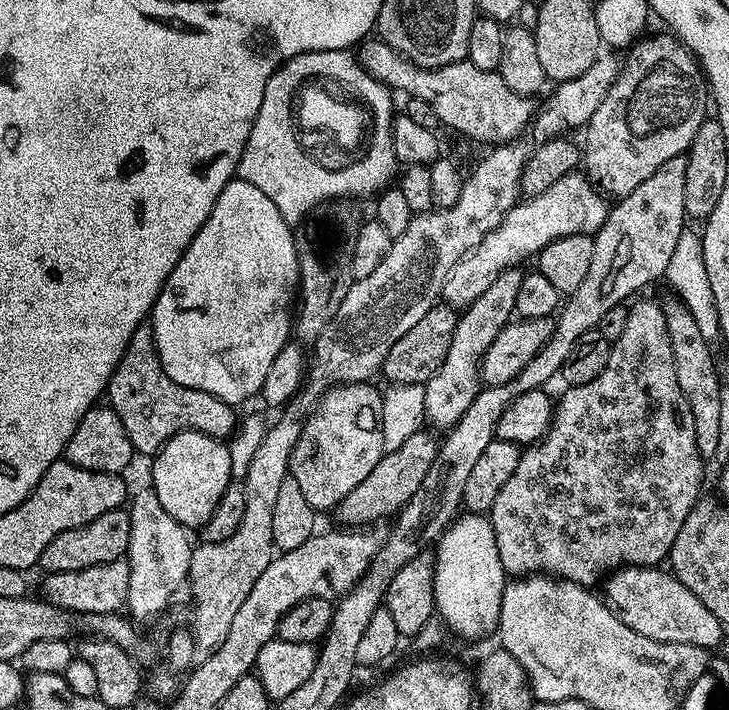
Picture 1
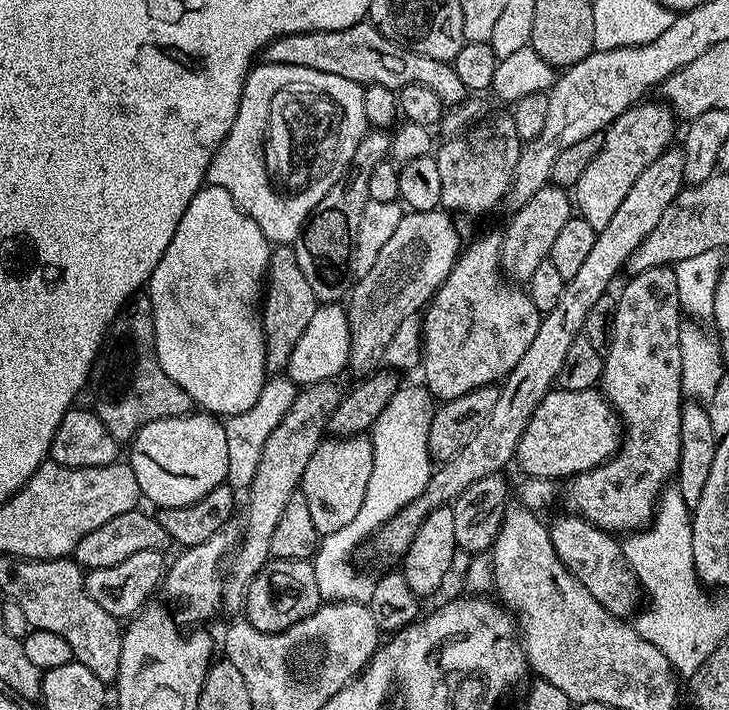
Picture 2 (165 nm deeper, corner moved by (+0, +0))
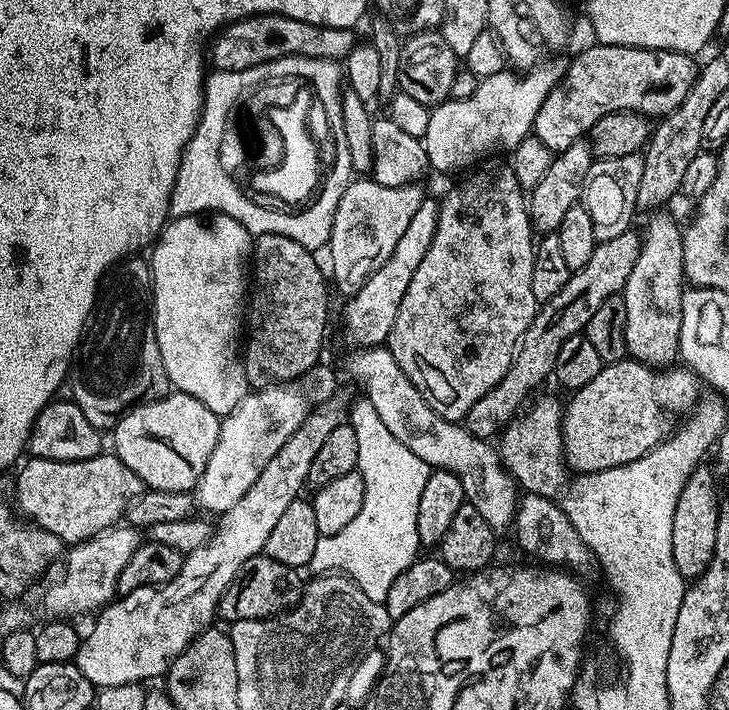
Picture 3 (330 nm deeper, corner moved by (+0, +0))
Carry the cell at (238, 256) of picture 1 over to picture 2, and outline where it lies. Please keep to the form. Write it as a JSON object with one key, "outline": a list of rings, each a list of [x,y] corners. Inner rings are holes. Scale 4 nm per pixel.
{"outline":[[[208,184],[190,198],[190,206],[186,206],[186,214],[182,214],[166,254],[162,254],[162,262],[154,266],[146,285],[146,295],[152,301],[156,357],[162,370],[190,394],[193,405],[220,418],[242,414],[254,406],[266,381],[264,325],[258,305],[269,255],[270,245],[258,222],[247,216],[222,186]]]}

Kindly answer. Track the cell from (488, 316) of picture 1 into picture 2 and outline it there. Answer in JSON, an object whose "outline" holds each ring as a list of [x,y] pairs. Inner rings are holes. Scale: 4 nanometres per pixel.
{"outline":[[[545,186],[511,215],[508,225],[502,228],[500,238],[500,272],[508,275],[509,277],[505,277],[509,281],[527,282],[530,274],[534,274],[534,269],[542,266],[542,262],[551,257],[558,233],[574,215],[574,204],[565,189],[559,186]]]}

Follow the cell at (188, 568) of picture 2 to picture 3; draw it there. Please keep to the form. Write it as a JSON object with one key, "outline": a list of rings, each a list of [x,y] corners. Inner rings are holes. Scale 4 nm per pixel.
{"outline":[[[335,394],[324,403],[317,403],[309,411],[302,426],[298,426],[298,430],[288,439],[286,446],[282,446],[282,450],[278,450],[278,454],[274,454],[274,458],[266,464],[262,474],[258,474],[258,482],[254,482],[254,486],[250,486],[250,490],[246,490],[246,494],[242,498],[238,498],[238,502],[234,502],[234,506],[230,506],[230,510],[222,513],[219,517],[220,524],[218,520],[218,527],[206,544],[198,546],[198,550],[185,555],[182,570],[178,570],[178,574],[173,580],[154,588],[130,590],[113,600],[111,604],[105,604],[103,608],[99,609],[98,615],[95,617],[95,619],[97,618],[96,625],[81,639],[80,649],[74,661],[78,670],[82,670],[82,674],[86,674],[86,678],[91,682],[93,688],[99,690],[127,684],[143,685],[144,680],[152,680],[155,676],[163,677],[167,673],[168,667],[171,666],[172,659],[178,654],[182,654],[182,650],[186,650],[186,646],[190,646],[190,642],[194,642],[194,638],[198,638],[213,627],[215,620],[212,619],[217,619],[222,594],[226,594],[226,590],[230,586],[230,582],[234,582],[238,570],[242,570],[242,566],[246,562],[250,562],[250,558],[263,553],[266,538],[270,538],[270,530],[274,530],[274,525],[279,522],[282,513],[286,511],[286,506],[290,506],[290,502],[297,500],[303,493],[300,491],[306,488],[310,474],[310,462],[314,462],[318,450],[322,450],[322,442],[326,442],[330,430],[345,423],[346,404],[344,408],[344,400],[341,396]]]}

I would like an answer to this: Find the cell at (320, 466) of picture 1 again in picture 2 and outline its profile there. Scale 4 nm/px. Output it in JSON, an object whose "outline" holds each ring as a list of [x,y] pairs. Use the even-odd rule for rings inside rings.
{"outline":[[[367,435],[325,438],[320,441],[310,462],[306,462],[306,470],[300,475],[298,490],[306,498],[306,507],[310,509],[314,530],[321,537],[334,534],[334,530],[342,530],[342,526],[350,526],[350,522],[354,522],[358,509],[362,506],[362,498],[366,498],[366,486],[370,486],[370,473],[373,471],[374,450]]]}

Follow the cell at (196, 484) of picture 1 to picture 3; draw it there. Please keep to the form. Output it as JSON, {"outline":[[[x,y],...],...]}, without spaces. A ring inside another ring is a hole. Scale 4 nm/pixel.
{"outline":[[[169,391],[160,400],[150,400],[128,409],[115,421],[112,440],[116,443],[114,454],[138,478],[145,489],[174,490],[175,492],[192,492],[206,470],[206,462],[210,462],[210,454],[214,454],[214,446],[218,442],[221,417],[215,416],[198,398],[185,392]]]}

